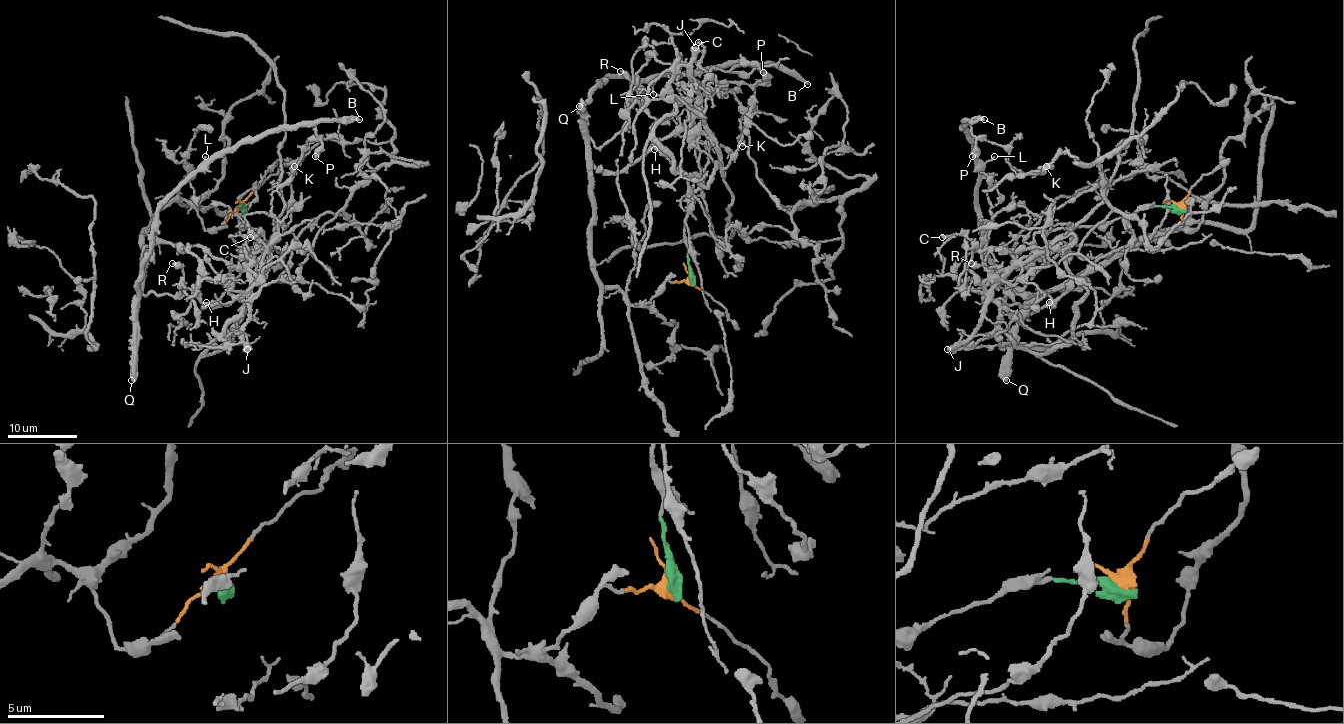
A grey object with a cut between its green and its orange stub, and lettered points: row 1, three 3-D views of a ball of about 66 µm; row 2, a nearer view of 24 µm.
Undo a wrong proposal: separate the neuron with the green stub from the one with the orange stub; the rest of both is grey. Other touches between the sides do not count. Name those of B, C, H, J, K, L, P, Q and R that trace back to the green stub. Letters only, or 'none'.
C, H, J

